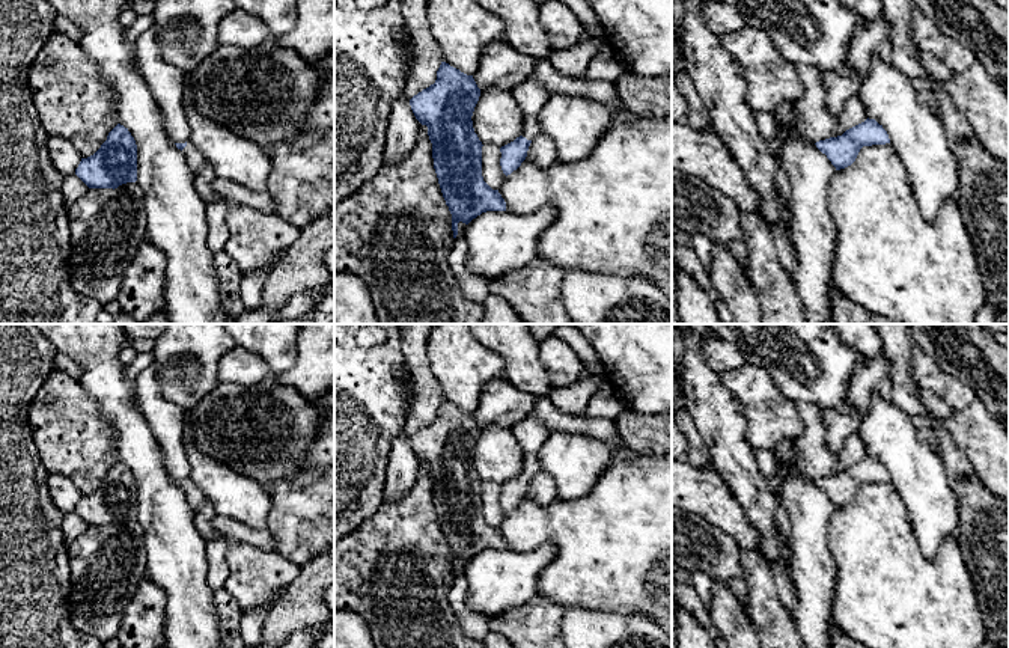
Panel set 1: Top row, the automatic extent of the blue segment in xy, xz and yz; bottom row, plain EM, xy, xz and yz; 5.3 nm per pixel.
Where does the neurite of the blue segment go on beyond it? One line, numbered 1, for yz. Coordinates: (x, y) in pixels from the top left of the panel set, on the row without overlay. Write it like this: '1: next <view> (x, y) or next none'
1: next none

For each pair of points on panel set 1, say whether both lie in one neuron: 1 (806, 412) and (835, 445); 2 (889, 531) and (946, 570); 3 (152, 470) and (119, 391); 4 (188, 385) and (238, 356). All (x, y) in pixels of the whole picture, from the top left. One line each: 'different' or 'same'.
1: different
2: same
3: same
4: different

